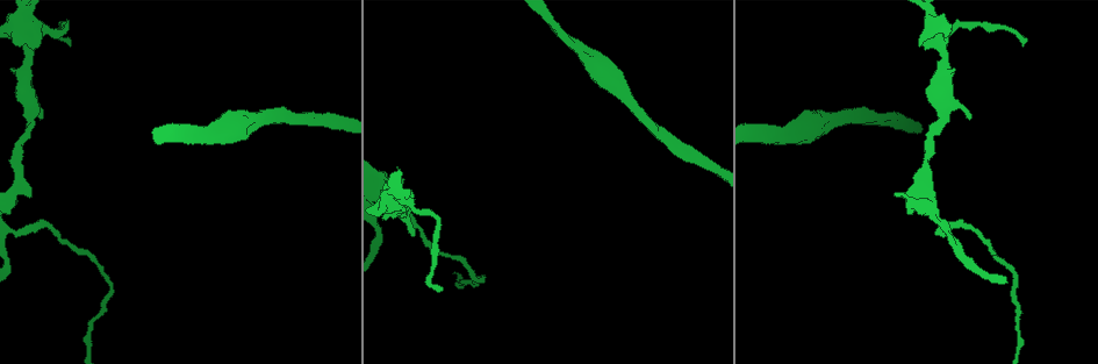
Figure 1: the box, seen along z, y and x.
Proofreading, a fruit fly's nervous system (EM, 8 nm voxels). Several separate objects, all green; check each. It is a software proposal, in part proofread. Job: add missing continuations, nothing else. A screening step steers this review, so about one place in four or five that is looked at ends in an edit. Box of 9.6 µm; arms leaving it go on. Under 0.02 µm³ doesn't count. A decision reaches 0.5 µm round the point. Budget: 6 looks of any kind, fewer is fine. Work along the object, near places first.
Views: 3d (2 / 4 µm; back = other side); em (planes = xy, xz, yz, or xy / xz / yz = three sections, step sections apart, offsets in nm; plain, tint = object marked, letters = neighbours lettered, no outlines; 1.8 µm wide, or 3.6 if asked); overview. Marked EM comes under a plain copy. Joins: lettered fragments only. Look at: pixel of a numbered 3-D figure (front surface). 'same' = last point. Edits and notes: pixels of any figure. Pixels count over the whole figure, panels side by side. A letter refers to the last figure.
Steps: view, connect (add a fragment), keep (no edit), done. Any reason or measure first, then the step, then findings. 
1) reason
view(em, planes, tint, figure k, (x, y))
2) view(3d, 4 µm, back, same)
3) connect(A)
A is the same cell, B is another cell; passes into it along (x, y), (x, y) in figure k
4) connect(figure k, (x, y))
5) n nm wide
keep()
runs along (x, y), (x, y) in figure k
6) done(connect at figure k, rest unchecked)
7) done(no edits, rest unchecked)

free end
view(3d, 2 µm, figure 1, (414, 233))

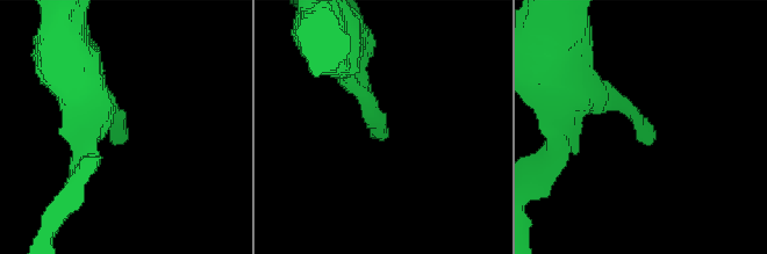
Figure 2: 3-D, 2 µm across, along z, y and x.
need the tissue
view(em, planes, letters, figure 2, (119, 141))

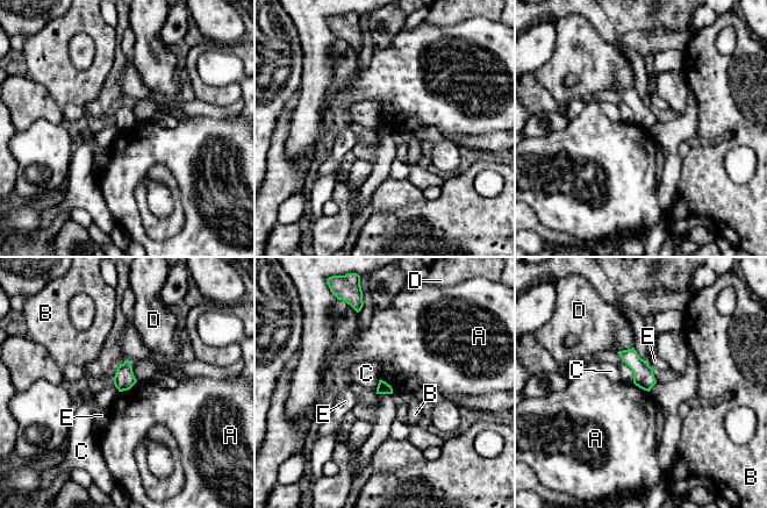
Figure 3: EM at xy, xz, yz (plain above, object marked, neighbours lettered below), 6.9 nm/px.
keep()
A, B, C, D and E are other cells; border along (137, 381), (129, 388), (119, 392) in figure 3; none of them fits

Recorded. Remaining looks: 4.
calibre changes
view(3d, 2 µm, figure 1, (30, 38))

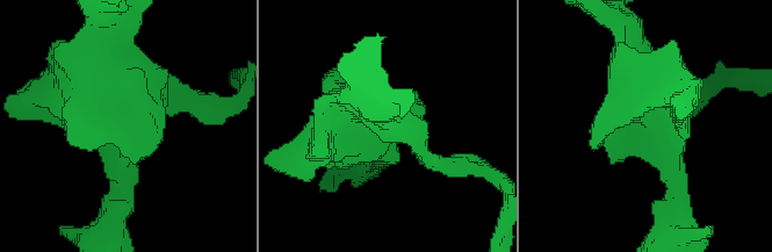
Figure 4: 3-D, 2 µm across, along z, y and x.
shape alone is not enough
view(em, planes, letters, figure 4, (395, 118))

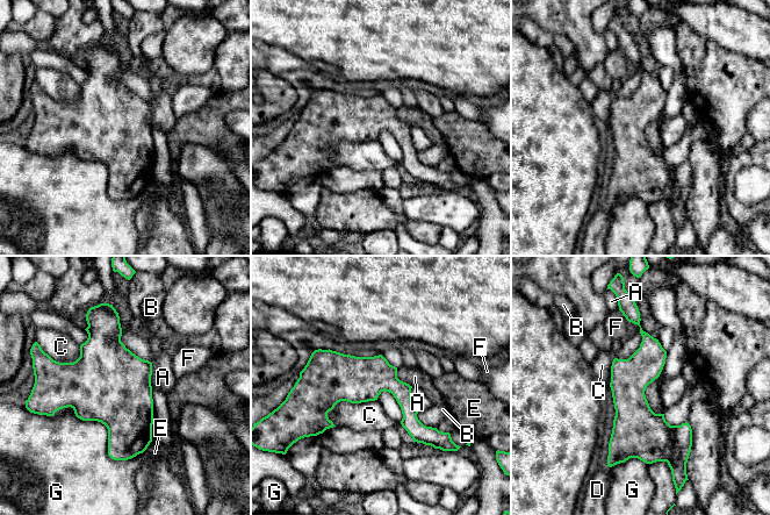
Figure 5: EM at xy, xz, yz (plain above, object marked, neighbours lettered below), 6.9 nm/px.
keep()
A, B, C, D, E, F and G are other cells; runs along (635, 316), (646, 336), (635, 427), (647, 456) in figure 5; no lettered fragment goes on from it

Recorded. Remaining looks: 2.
done(no edits, rest unchecked)

